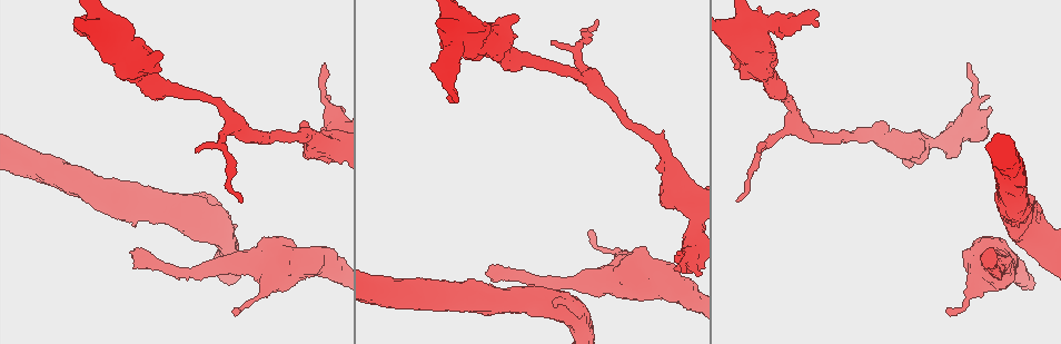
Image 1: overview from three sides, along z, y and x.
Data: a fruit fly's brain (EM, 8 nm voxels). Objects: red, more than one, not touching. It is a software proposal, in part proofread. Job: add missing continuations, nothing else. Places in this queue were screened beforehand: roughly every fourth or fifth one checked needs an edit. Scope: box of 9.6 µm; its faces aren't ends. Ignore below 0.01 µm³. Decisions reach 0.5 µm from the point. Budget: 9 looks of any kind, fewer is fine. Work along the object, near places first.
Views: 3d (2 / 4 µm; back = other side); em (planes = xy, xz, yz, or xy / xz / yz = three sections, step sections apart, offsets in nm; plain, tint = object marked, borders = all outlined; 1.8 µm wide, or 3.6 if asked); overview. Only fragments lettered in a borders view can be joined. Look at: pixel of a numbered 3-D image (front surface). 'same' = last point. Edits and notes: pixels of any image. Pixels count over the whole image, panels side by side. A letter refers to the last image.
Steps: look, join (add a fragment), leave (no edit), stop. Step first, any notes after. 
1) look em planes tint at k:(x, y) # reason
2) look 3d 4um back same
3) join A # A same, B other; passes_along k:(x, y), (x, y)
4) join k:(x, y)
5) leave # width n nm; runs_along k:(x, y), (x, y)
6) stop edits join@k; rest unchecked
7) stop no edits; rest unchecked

look em planes borders at 1:(577, 48) # arms part here

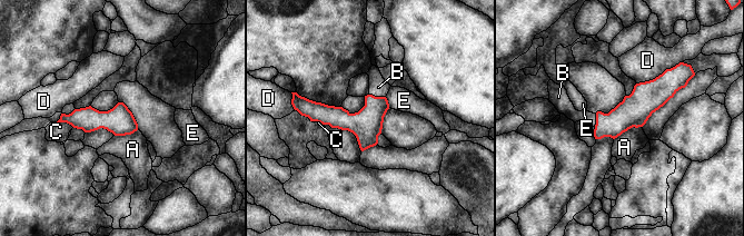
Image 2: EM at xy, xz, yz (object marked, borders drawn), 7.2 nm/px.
join B # longest_contact D 320 nm; A other, B same, C other, D other, E other; passes_along 2:(366, 125), (377, 97), (378, 87); the neuron continues

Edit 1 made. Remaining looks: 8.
look 3d 2um at 1:(597, 20) # an open end

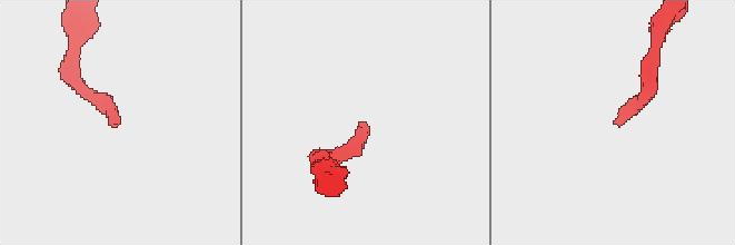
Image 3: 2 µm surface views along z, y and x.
look em planes borders at 3:(115, 127) # need the tissue

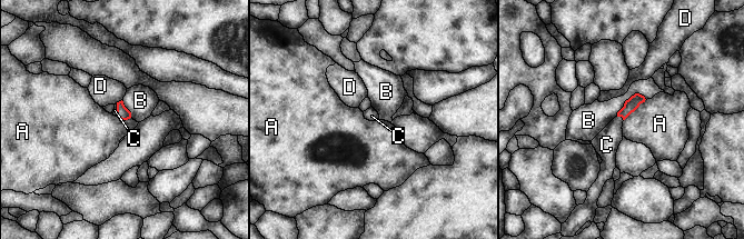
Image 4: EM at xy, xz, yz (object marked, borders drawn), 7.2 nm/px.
join C # A other, B other, C same, D other; passes_along 4:(631, 105), (621, 116), (606, 142); the neuron continues

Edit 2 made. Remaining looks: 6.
look 3d 4um at 1:(984, 135) # free end

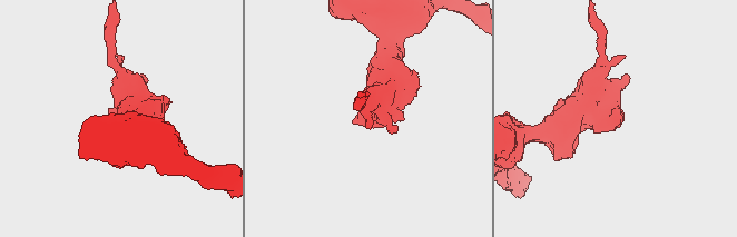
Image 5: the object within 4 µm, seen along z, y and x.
look em xy step 4 tint at 5:(619, 120)

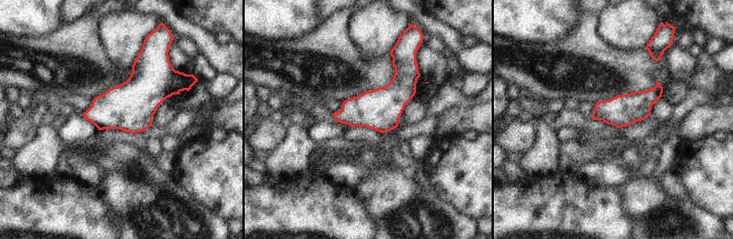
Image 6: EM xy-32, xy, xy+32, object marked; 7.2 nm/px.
look em planes borders same

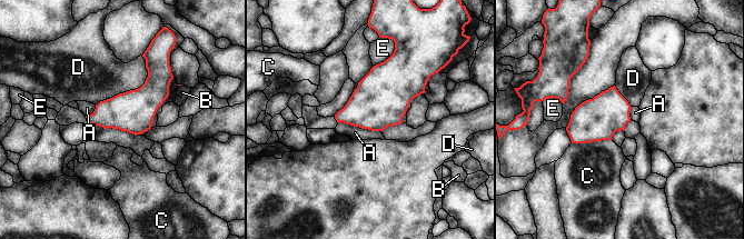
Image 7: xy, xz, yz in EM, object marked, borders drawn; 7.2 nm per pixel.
leave # A other, B other, C other, D other, E other; border 7:(338, 122), (379, 131); none of them fits

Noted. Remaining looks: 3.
look em planes plain at 1:(989, 252) # free end

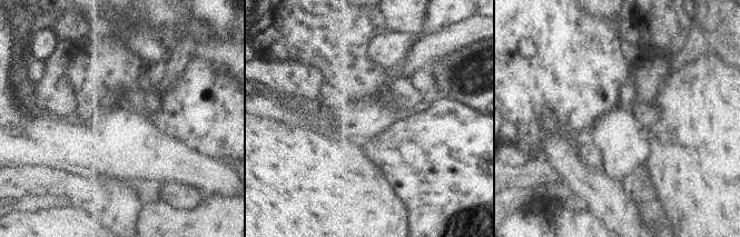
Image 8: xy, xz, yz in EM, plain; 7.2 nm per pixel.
look em planes tint same # with the object marked

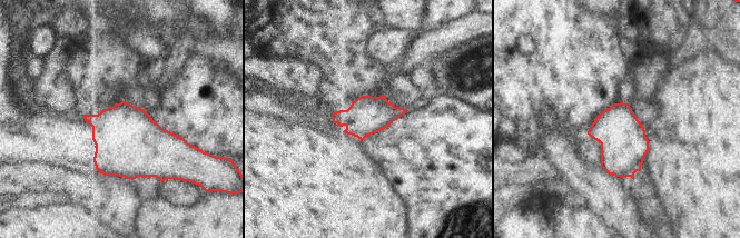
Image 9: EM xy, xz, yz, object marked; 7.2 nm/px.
look em planes borders same

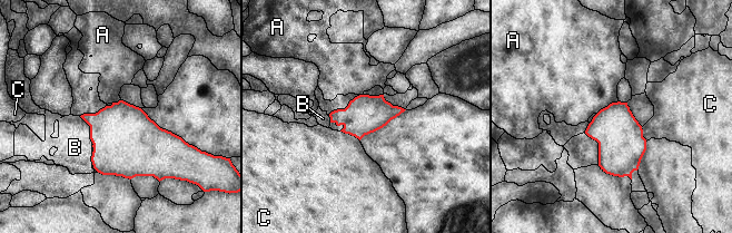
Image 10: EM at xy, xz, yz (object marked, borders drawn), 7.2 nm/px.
join B # A other, B same, C other; passes_along 10:(124, 137), (90, 129), (75, 147); it goes on there

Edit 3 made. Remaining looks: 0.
stop edits join@2, join@4, join@10; rest unchecked

